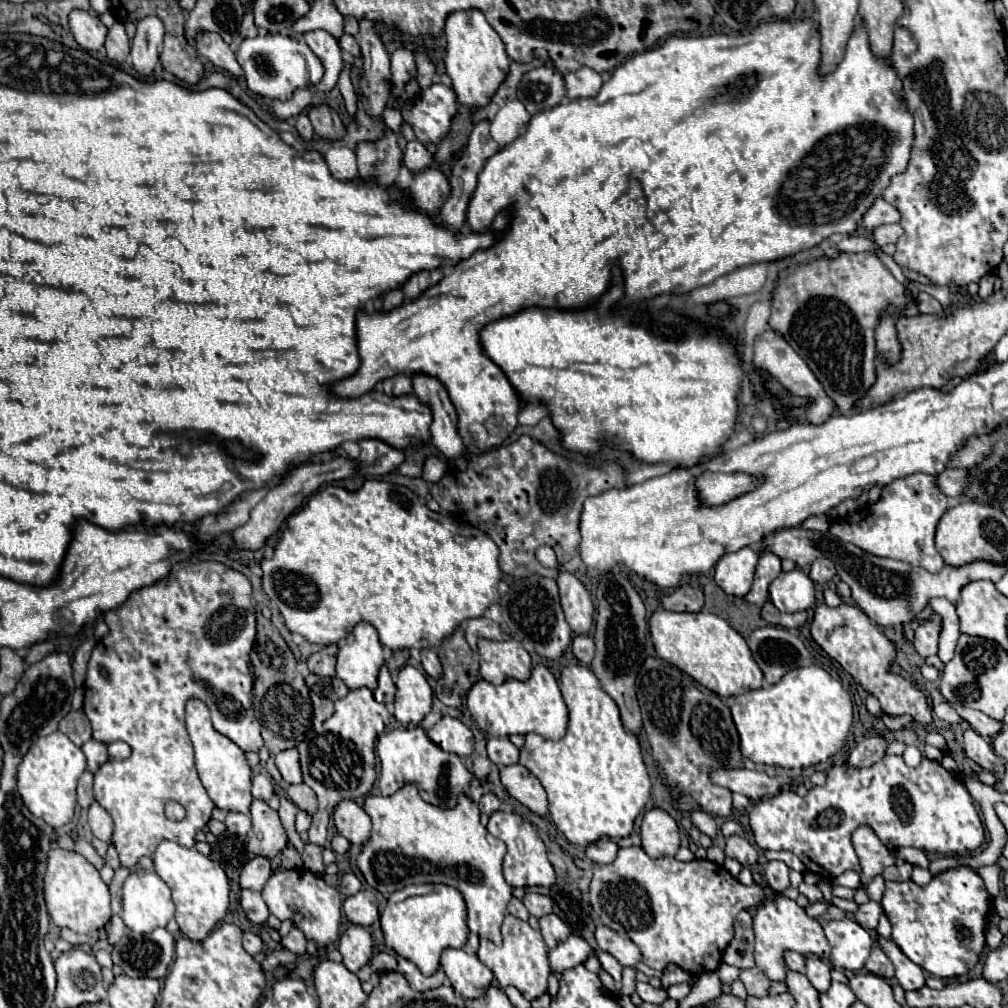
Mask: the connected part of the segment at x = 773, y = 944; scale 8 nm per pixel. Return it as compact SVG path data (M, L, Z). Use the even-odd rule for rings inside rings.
M773 896L765 902L761 902L753 914L753 932L755 932L755 966L773 982L785 982L787 968L783 954L787 950L799 952L799 954L815 954L823 962L829 962L831 946L827 942L827 936L821 928L821 924L807 916L807 912L797 906L795 900L789 900L785 896Z

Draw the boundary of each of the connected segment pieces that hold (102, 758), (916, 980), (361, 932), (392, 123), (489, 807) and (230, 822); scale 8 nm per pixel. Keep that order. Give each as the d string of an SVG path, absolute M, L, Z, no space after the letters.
M91 738L81 748L83 748L85 756L87 756L87 768L91 772L95 772L101 764L105 764L109 760L109 756L107 756L107 744L103 744L103 742L97 742L97 740Z
M879 938L881 948L885 950L885 954L891 958L893 966L895 966L895 978L899 980L899 984L903 986L903 990L919 990L921 986L925 986L925 976L921 966L913 964L893 940L887 938Z
M349 926L339 938L339 952L343 956L343 964L357 974L373 956L373 940L369 930L363 926Z
M385 106L385 110L383 110L383 120L385 120L385 124L387 124L393 132L399 132L399 130L401 130L401 122L403 122L403 118L401 118L399 108Z
M489 792L489 794L483 794L483 798L479 800L479 808L481 808L481 812L485 812L485 814L497 812L499 806L501 806L499 798L497 798L495 794L491 794L491 792Z
M229 812L225 818L225 826L229 832L233 832L237 836L247 836L247 832L251 830L251 818L247 814Z

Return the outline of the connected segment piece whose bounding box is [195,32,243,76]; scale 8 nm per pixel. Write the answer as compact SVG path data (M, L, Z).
M203 32L195 40L195 48L201 56L211 60L217 68L223 68L235 76L243 76L243 68L235 60L235 52L215 32Z

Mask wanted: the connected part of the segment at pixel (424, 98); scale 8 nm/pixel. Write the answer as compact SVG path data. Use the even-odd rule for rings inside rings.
M443 84L421 90L403 106L403 118L413 126L417 140L431 144L439 144L449 134L455 114L457 94Z

